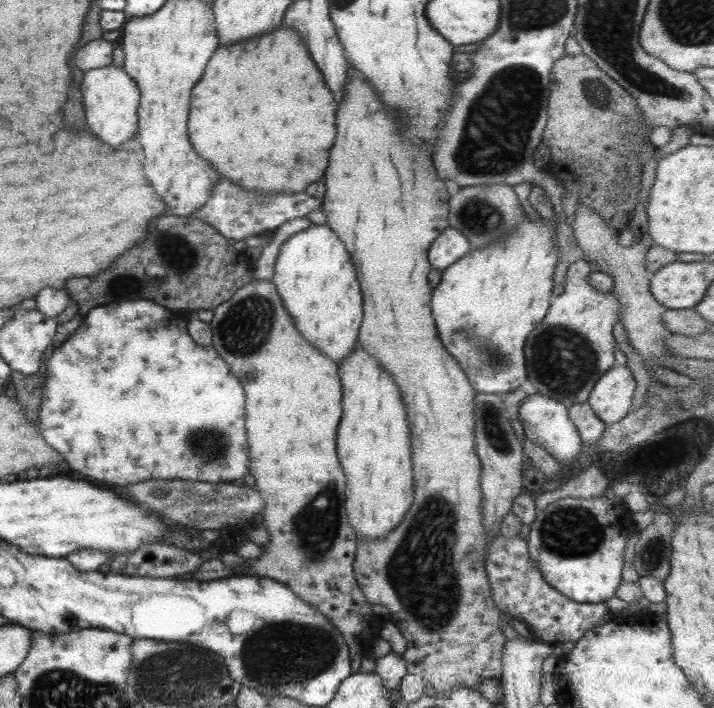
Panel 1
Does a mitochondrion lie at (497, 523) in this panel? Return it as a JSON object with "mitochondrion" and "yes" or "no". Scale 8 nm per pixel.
{"mitochondrion":"no"}

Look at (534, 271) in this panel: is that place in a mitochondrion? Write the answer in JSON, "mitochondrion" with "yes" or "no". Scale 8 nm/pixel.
{"mitochondrion":"no"}

